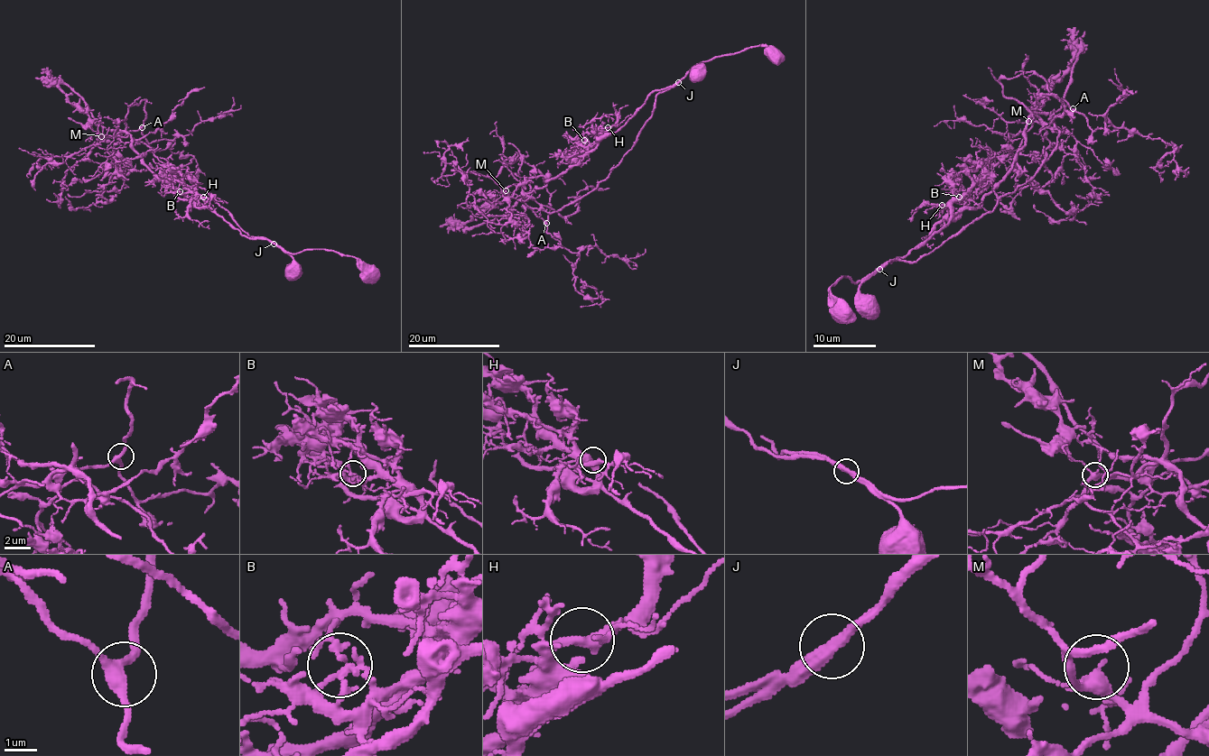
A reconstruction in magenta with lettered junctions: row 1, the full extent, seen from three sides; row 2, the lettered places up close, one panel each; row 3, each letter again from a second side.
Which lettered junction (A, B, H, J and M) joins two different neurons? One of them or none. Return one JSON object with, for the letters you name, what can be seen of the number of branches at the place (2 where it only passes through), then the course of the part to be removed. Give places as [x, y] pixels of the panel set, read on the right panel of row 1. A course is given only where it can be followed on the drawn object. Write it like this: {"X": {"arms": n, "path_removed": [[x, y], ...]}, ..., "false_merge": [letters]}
{"J": {"arms": 2, "path_removed": [[879, 269], [916, 261], [1026, 182], [1055, 148], [1054, 115], [1077, 112], [1093, 131], [1162, 140], [1189, 171]]}, "false_merge": ["J"]}

